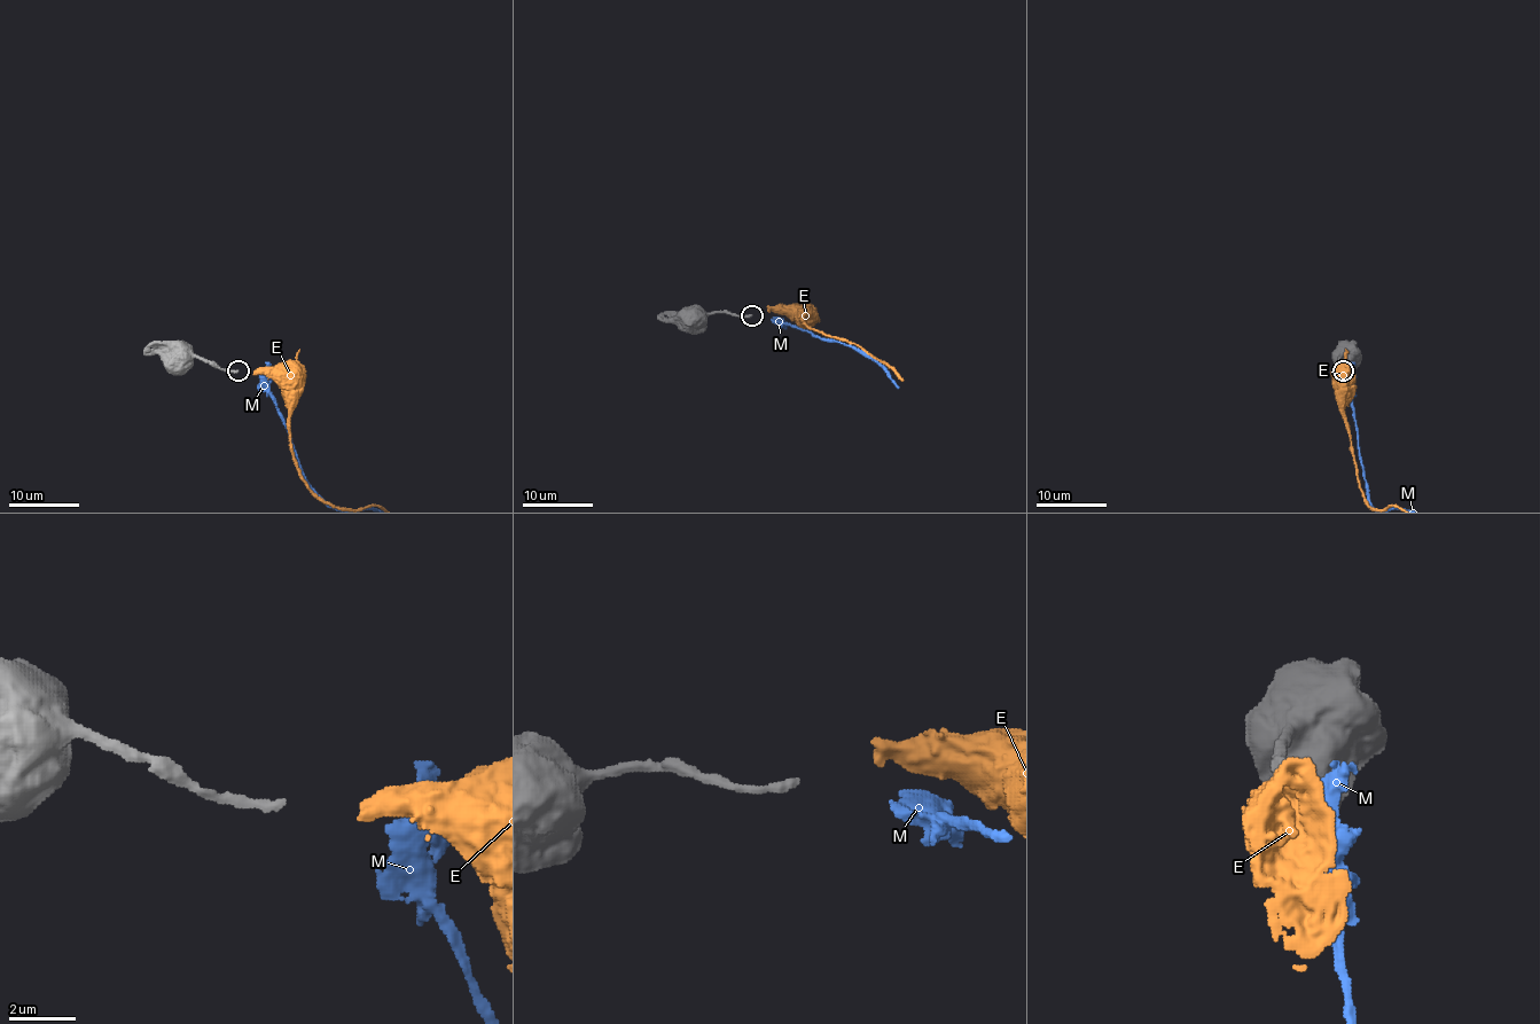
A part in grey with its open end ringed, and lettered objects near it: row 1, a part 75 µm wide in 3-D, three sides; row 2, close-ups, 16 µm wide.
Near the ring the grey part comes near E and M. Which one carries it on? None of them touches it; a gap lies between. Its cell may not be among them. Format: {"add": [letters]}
{"add": []}

